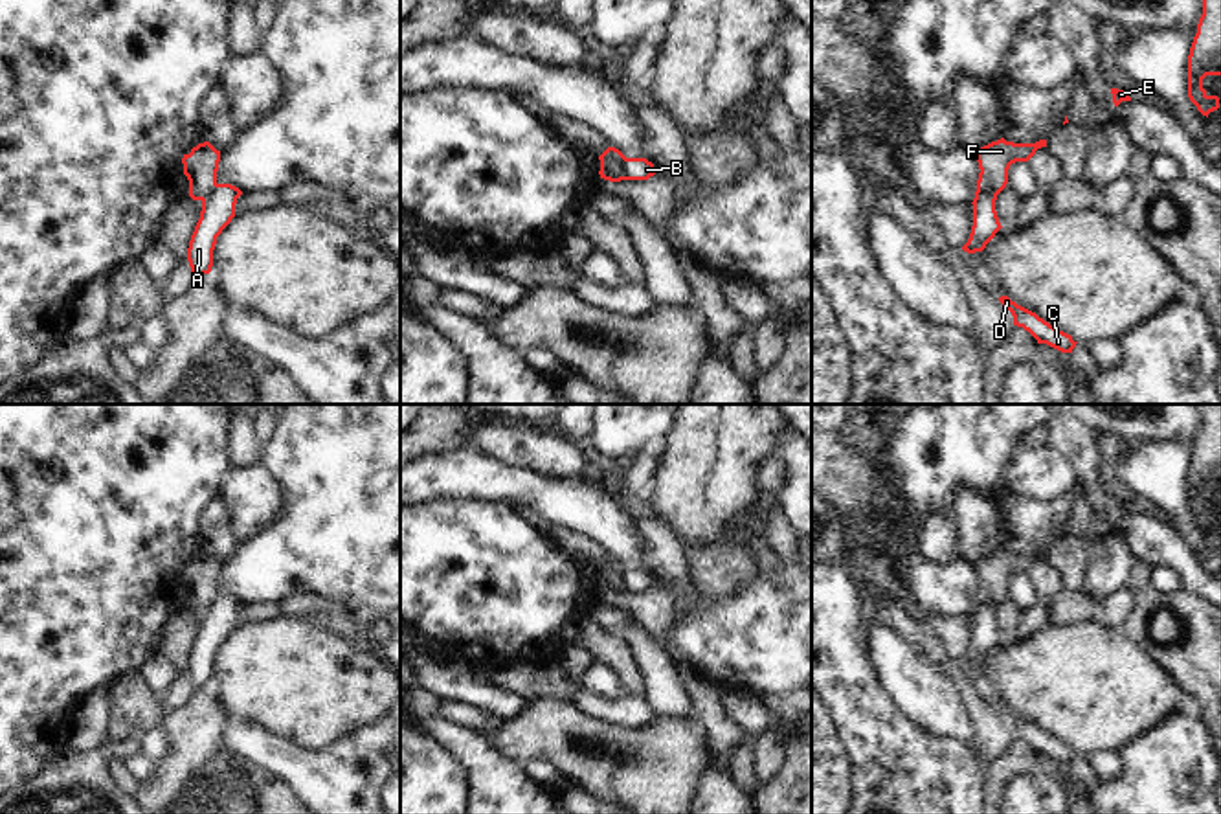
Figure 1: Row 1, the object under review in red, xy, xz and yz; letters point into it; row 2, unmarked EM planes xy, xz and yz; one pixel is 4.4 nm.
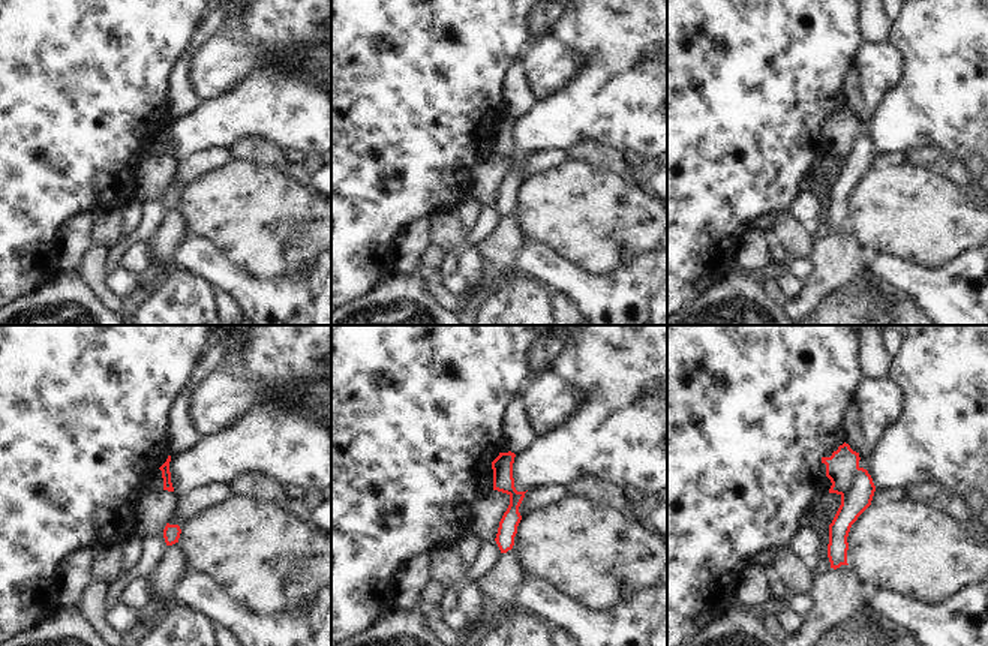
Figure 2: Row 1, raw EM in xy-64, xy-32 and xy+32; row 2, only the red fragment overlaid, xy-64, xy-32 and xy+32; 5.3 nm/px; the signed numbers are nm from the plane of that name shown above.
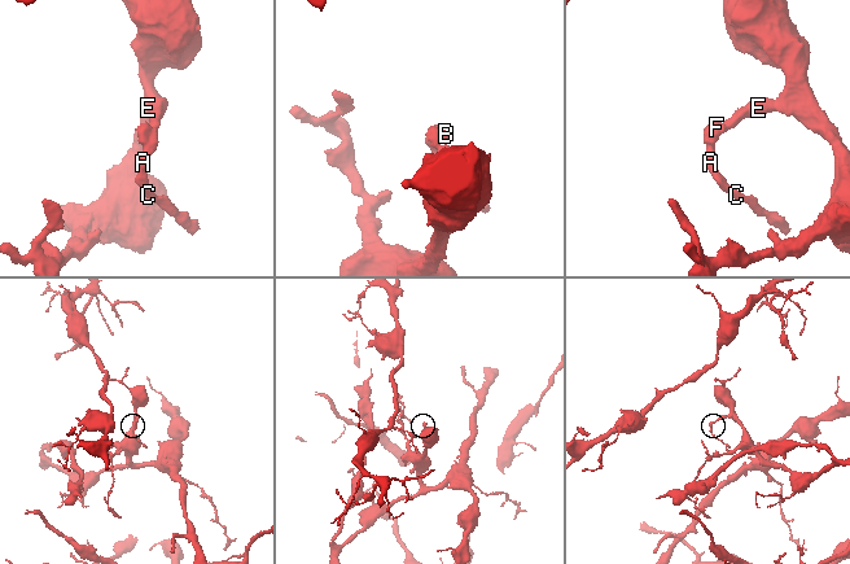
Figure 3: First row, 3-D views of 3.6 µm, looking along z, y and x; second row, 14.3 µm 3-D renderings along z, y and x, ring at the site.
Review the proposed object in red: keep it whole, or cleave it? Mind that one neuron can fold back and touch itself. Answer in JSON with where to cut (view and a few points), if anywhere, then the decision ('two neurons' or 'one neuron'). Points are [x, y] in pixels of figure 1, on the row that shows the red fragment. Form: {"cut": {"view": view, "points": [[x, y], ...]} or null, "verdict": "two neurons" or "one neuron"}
{"cut": {"view": "xz", "points": [[623, 157], [623, 175], [627, 179]]}, "verdict": "two neurons"}

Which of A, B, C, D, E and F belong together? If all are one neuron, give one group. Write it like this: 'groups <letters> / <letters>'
groups A B C D / E F

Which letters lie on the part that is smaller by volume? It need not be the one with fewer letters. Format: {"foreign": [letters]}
{"foreign": ["A", "B", "C", "D"]}

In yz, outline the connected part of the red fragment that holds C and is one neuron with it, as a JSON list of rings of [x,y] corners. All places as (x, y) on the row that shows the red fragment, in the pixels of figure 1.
[[[1001,296],[999,301],[1012,312],[1014,325],[1028,331],[1037,344],[1047,344],[1061,353],[1072,353],[1076,347],[1078,342],[1074,342],[1070,334],[1056,329],[1036,312],[1012,301],[1008,296]]]

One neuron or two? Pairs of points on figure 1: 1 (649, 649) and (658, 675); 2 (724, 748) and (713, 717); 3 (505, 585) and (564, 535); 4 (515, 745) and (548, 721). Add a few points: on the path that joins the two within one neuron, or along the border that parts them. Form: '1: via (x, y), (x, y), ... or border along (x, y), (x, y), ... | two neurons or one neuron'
1: via (649, 655), (656, 669) | one neuron
2: via (722, 741), (722, 734), (715, 724) | one neuron
3: border along (522, 515), (555, 542) | two neurons
4: via (522, 737), (533, 735), (540, 728) | one neuron

